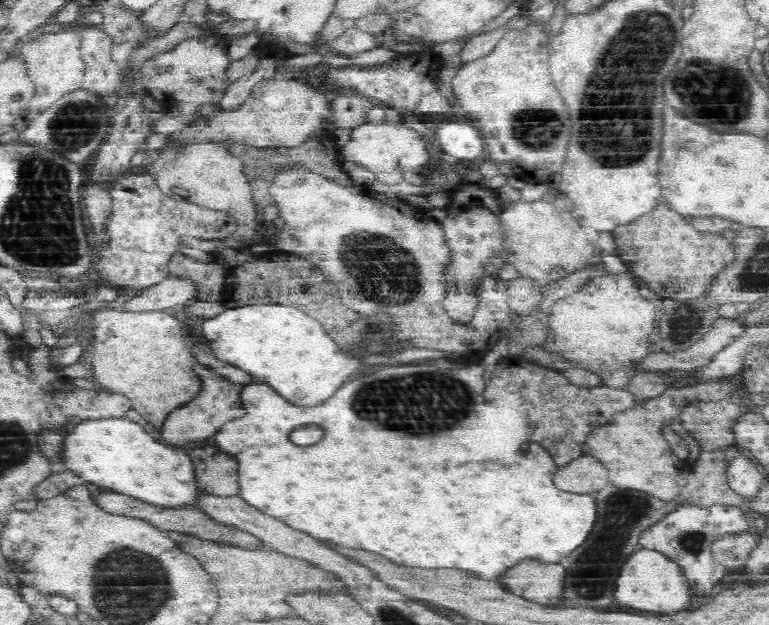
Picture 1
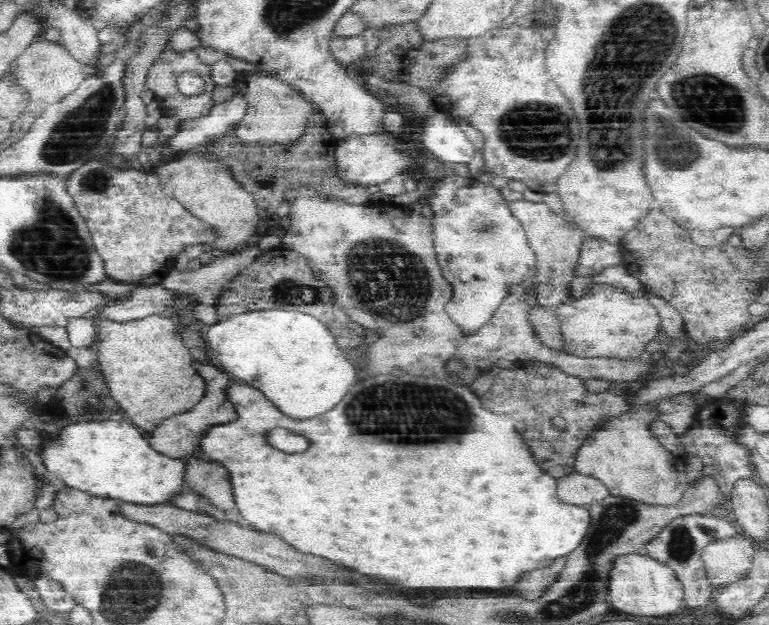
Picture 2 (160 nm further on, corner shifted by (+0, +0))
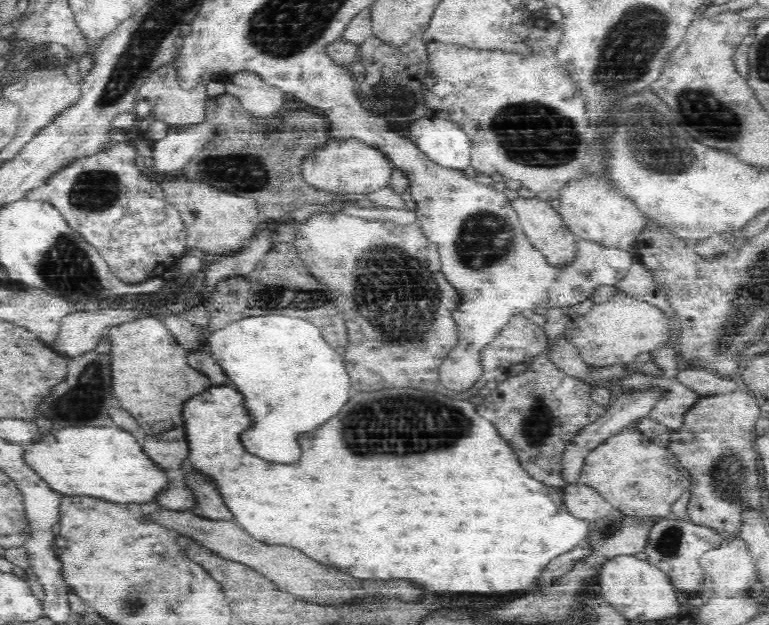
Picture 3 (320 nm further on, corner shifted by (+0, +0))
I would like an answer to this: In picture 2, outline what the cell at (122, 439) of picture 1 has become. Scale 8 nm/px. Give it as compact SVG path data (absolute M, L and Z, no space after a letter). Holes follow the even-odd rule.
M103 420L92 422L75 422L60 427L57 440L46 444L42 452L43 463L49 472L56 473L67 487L89 492L94 496L125 500L126 502L157 505L170 503L182 494L186 485L186 458L168 456L156 450L129 420Z

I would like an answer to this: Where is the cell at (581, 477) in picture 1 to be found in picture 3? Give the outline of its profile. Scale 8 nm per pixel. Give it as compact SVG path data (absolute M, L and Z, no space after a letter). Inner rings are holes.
M580 482L568 483L563 488L563 501L572 515L588 520L608 514L613 506L602 498L597 488Z

